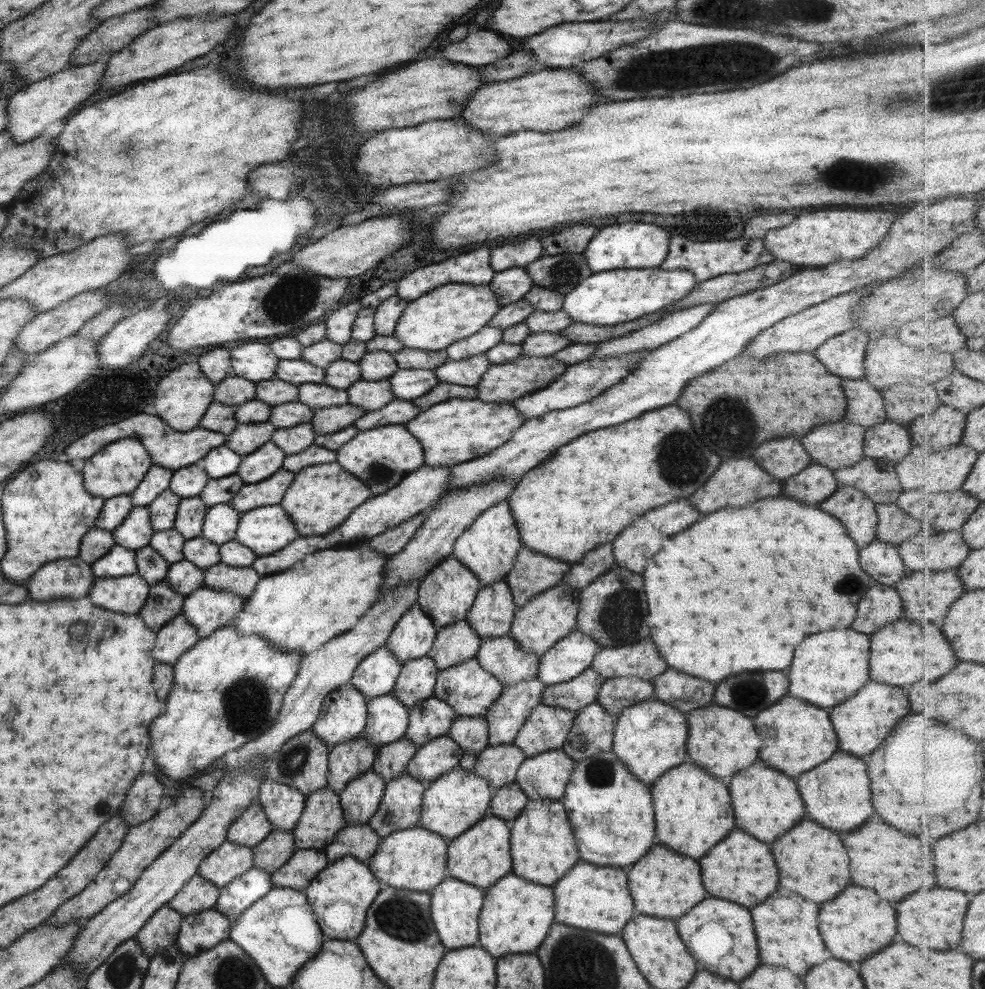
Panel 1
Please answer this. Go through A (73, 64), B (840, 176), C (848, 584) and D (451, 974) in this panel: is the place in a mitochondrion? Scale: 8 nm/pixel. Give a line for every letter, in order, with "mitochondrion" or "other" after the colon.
A: other
B: mitochondrion
C: mitochondrion
D: other

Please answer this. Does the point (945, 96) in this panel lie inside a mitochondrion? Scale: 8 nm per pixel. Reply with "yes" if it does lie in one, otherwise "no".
yes

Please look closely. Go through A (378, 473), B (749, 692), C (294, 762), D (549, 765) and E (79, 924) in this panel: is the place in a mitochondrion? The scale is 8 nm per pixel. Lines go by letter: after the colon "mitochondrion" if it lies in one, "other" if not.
A: mitochondrion
B: mitochondrion
C: mitochondrion
D: other
E: other

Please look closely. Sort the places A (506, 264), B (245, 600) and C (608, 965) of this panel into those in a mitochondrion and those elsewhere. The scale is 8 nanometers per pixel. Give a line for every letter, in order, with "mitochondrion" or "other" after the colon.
A: other
B: other
C: mitochondrion

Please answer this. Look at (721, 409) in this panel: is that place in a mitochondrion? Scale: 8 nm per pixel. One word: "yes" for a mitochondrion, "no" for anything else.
yes

